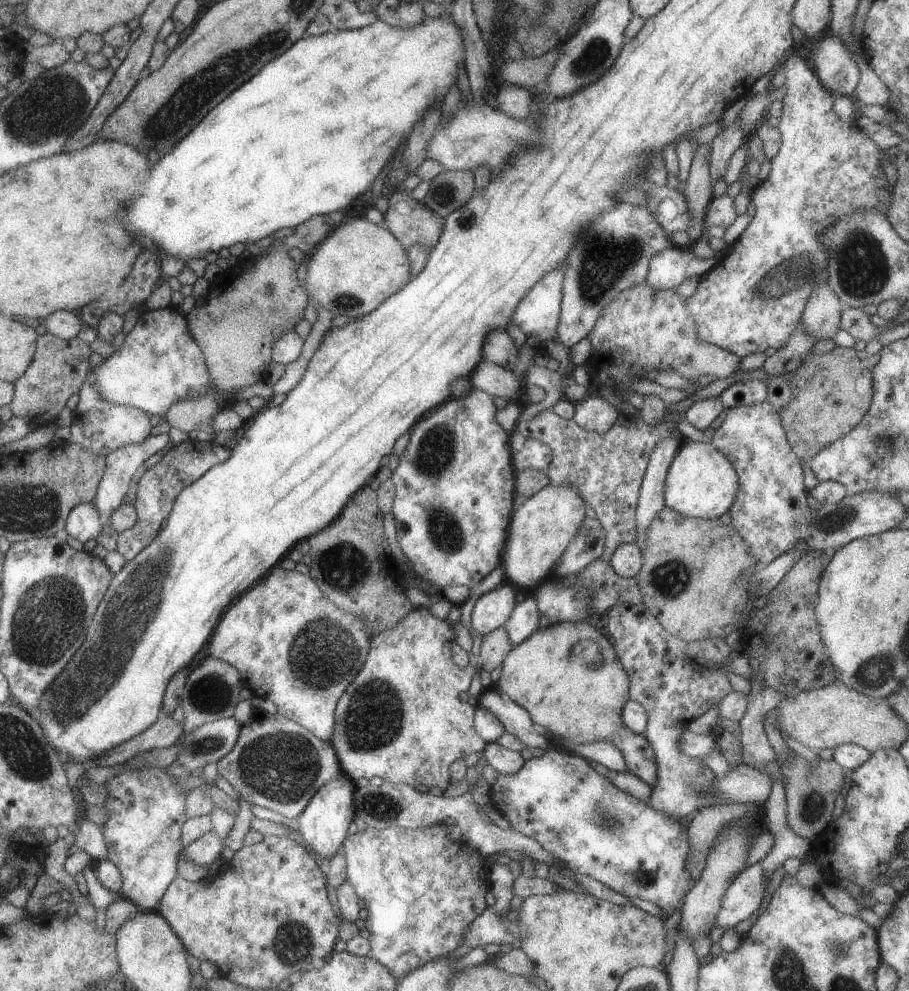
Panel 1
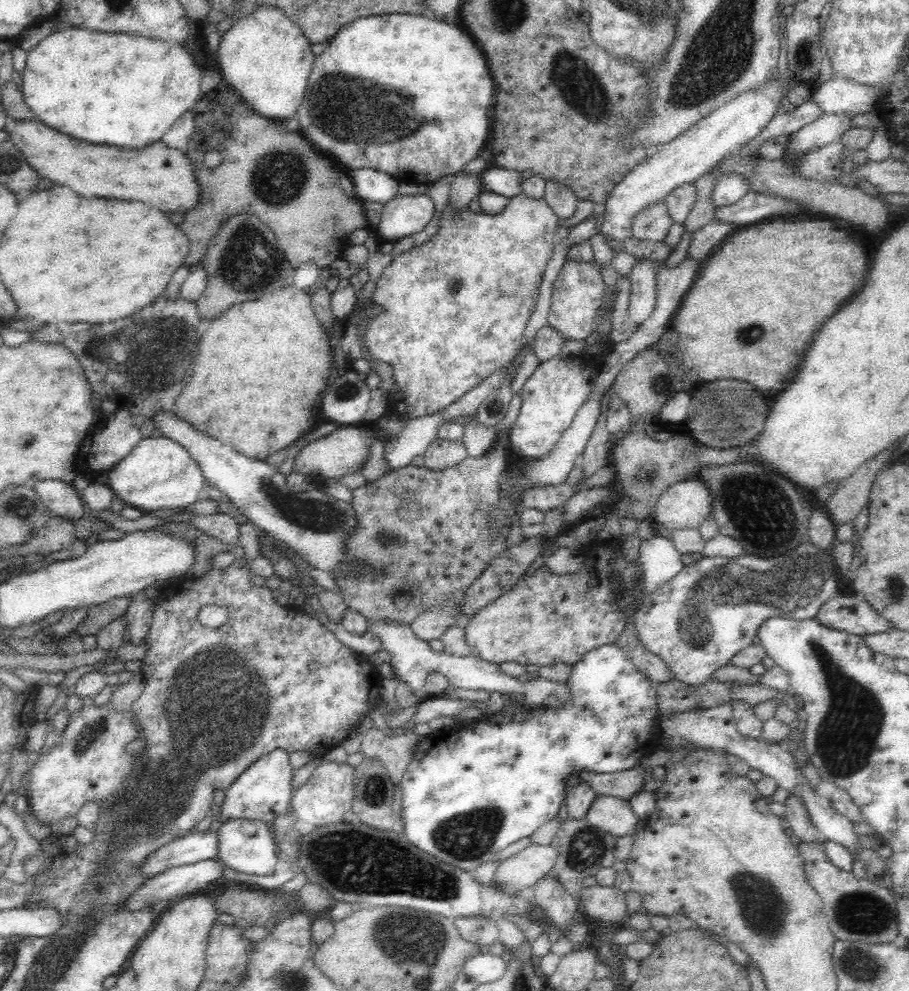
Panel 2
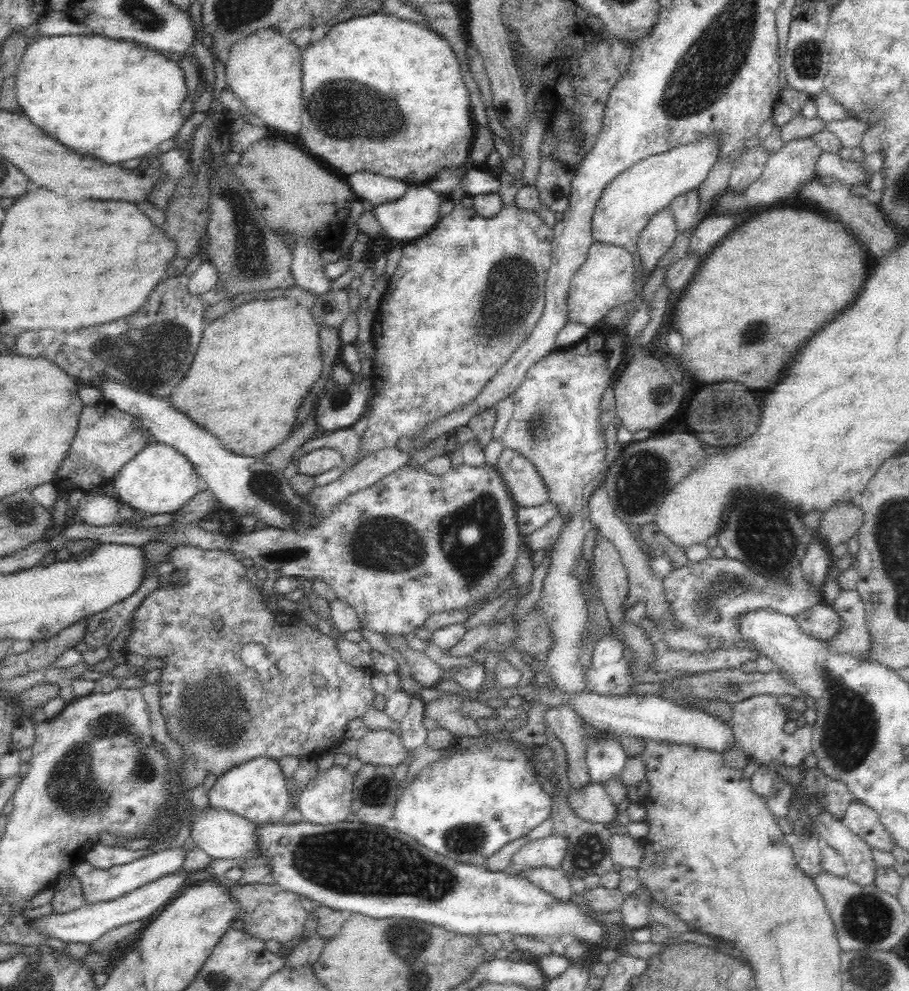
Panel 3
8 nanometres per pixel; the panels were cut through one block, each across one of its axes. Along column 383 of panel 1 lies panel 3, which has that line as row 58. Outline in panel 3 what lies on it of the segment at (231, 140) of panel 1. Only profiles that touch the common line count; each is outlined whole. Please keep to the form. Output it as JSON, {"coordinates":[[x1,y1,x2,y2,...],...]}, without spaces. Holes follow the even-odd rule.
{"coordinates":[[92,34,42,35,30,42,15,74,20,112,68,150,104,164,136,164,184,124,180,105,187,93,182,70,158,50,136,42]]}

